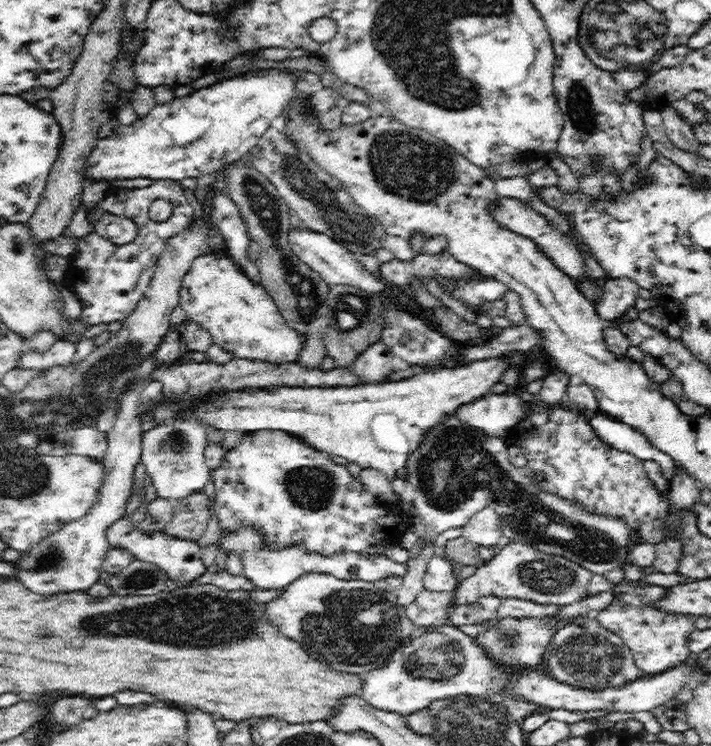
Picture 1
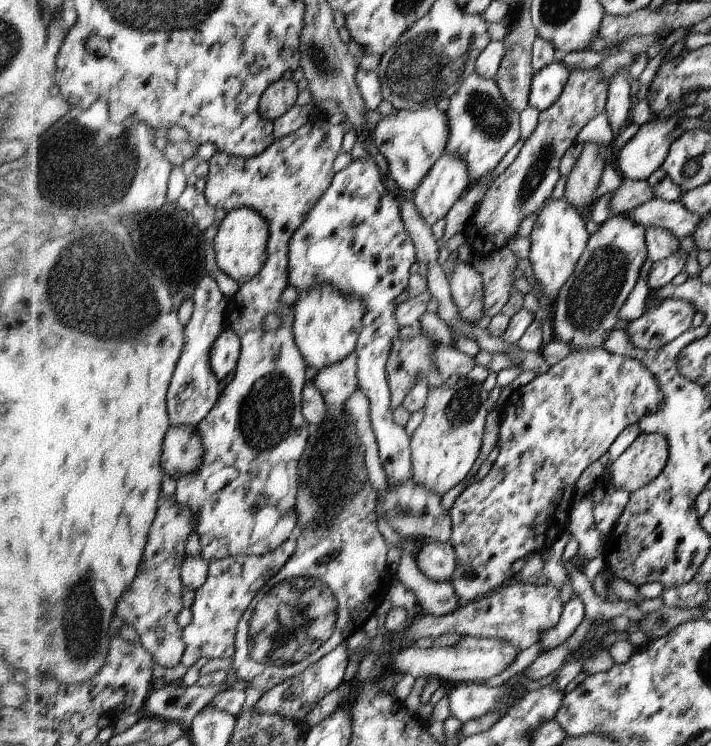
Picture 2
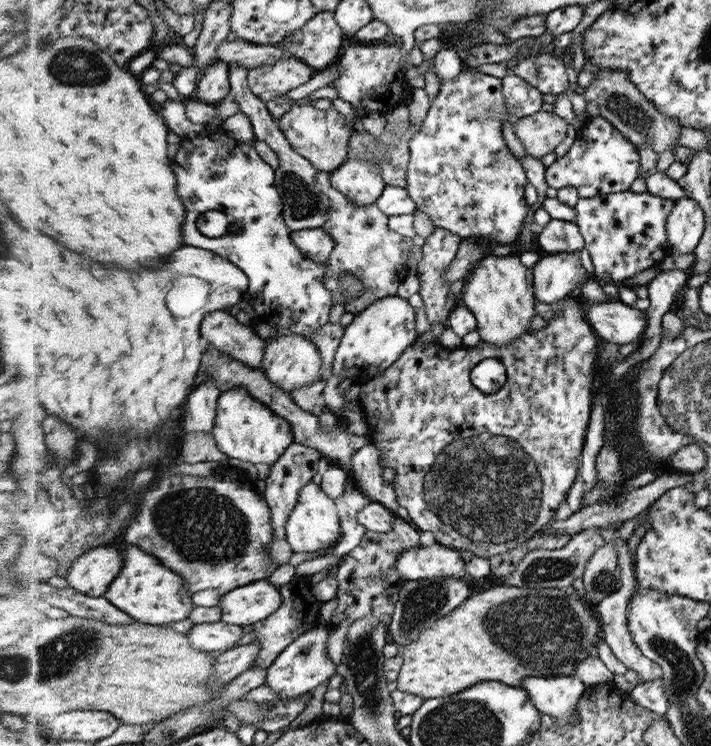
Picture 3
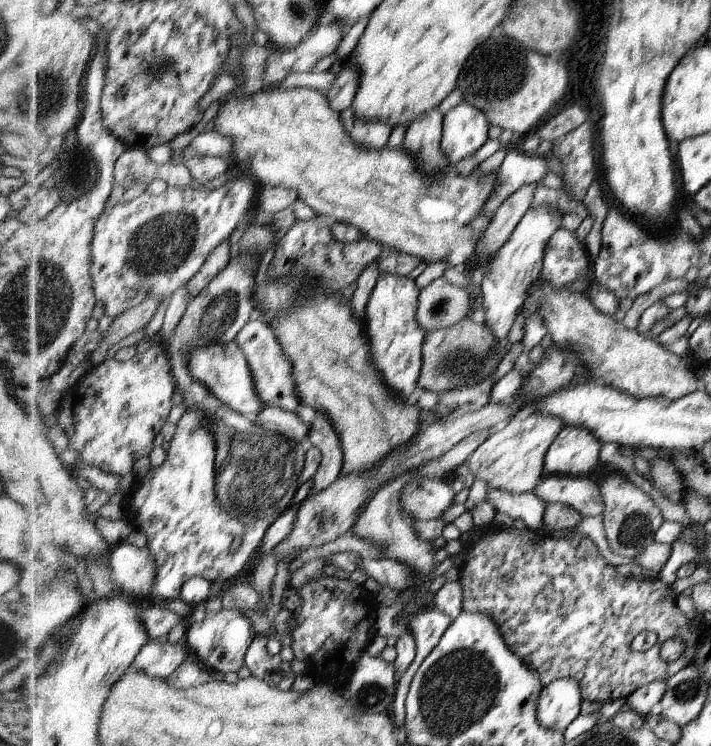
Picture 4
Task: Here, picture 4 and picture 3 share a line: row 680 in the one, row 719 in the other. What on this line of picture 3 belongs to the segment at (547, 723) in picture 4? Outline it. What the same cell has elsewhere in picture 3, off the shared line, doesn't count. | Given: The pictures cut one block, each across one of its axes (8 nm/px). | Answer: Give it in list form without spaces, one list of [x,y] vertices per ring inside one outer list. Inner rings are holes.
[[[526,677],[523,684],[538,712],[550,715],[558,724],[571,724],[585,684],[576,677]]]

